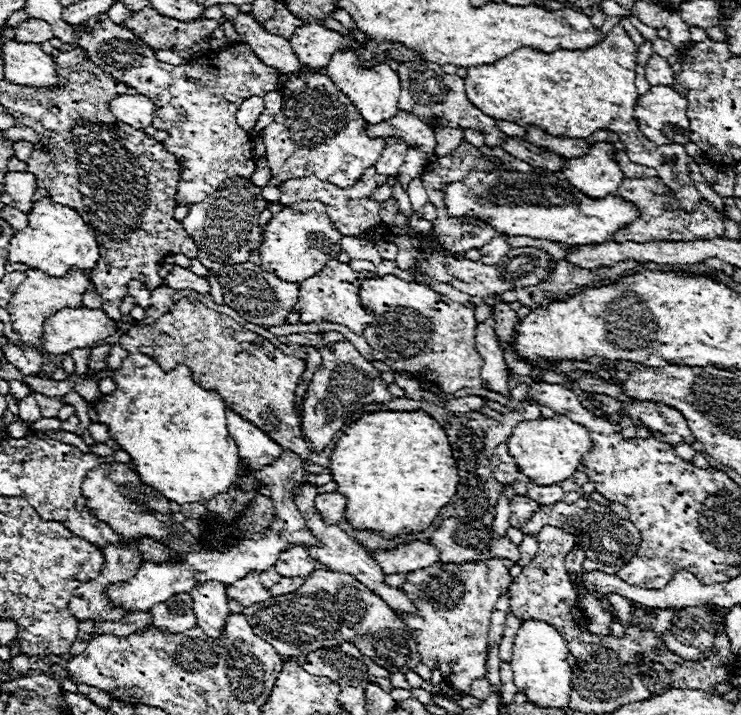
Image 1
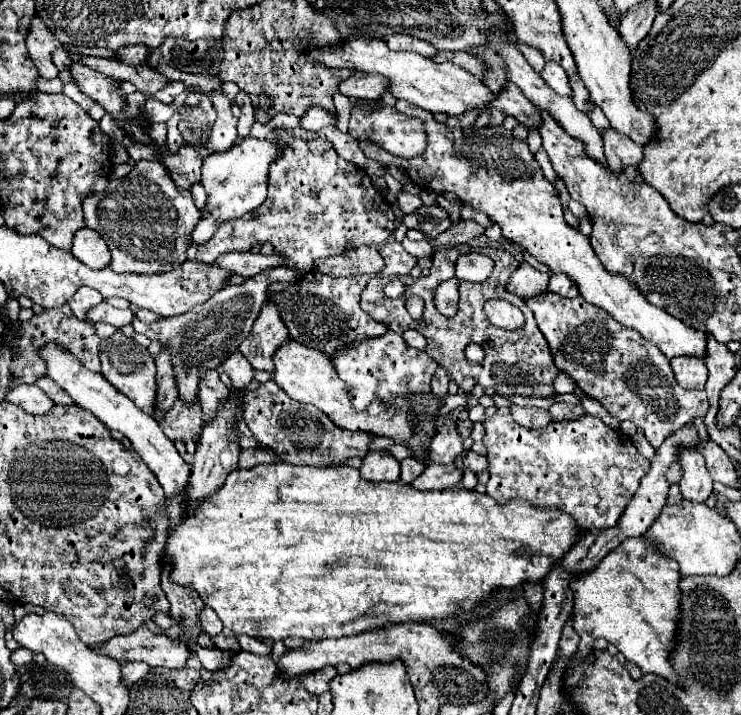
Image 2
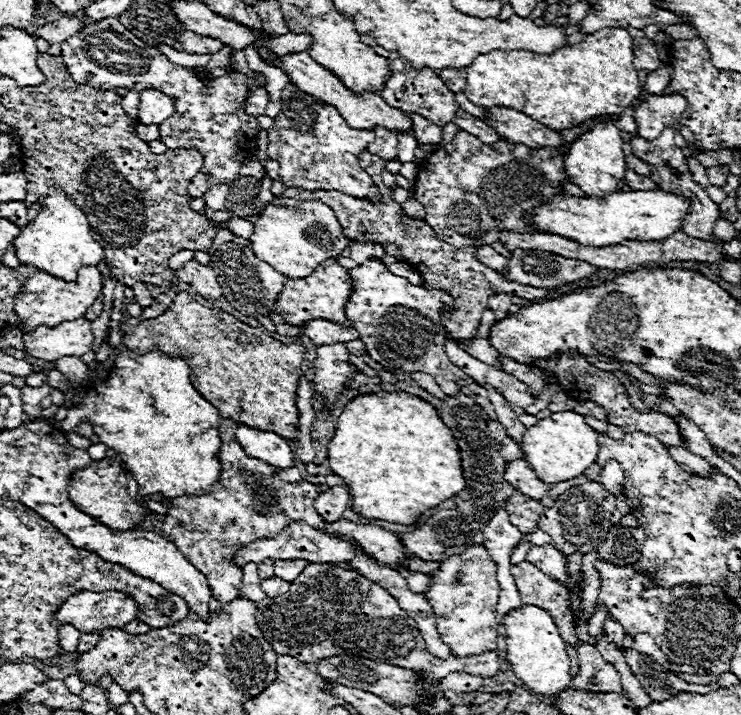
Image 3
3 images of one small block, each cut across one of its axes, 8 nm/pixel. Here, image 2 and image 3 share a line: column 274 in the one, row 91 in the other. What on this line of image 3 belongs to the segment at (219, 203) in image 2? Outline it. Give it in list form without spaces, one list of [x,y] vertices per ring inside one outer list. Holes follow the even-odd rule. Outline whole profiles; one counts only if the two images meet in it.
[[[160,90],[140,92],[140,108],[138,108],[140,124],[162,124],[172,114],[174,114],[174,104],[170,96],[162,94]]]

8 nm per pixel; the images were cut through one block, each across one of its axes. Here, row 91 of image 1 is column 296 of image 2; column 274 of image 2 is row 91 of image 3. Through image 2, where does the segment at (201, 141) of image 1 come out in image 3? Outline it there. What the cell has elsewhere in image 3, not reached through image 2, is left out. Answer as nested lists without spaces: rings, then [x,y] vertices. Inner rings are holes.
[[[104,18],[100,22],[94,22],[94,24],[86,26],[80,34],[64,40],[60,46],[62,46],[64,62],[68,64],[68,70],[78,84],[104,88],[104,90],[126,88],[126,90],[138,90],[138,92],[142,92],[146,88],[156,88],[156,90],[168,94],[174,100],[176,114],[172,114],[172,118],[166,119],[159,125],[159,140],[162,140],[168,148],[174,148],[174,150],[176,148],[196,148],[196,150],[200,150],[200,154],[204,158],[200,174],[196,174],[196,178],[192,178],[190,184],[188,184],[188,196],[202,198],[206,194],[206,190],[210,190],[214,184],[228,184],[228,182],[238,178],[238,170],[250,154],[248,136],[242,132],[240,118],[238,118],[238,112],[240,112],[240,108],[246,100],[246,94],[250,92],[248,86],[246,86],[246,82],[248,82],[246,74],[226,72],[224,76],[218,76],[218,78],[198,78],[188,68],[172,64],[156,48],[152,48],[146,42],[142,42],[140,38],[136,38],[126,26],[122,26],[118,22],[118,18]]]

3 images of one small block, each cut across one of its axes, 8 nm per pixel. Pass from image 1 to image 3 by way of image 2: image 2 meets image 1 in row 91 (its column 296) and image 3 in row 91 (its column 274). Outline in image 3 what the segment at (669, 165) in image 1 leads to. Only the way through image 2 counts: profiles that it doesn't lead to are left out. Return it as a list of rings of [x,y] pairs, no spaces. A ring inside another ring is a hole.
[[[602,28],[590,34],[584,42],[564,46],[552,54],[536,54],[530,50],[492,50],[490,54],[478,56],[466,70],[468,82],[464,86],[464,94],[472,104],[492,108],[514,108],[532,120],[552,128],[552,130],[568,130],[580,126],[584,120],[602,114],[620,114],[632,100],[640,96],[640,80],[634,68],[634,52],[632,38],[624,28]]]

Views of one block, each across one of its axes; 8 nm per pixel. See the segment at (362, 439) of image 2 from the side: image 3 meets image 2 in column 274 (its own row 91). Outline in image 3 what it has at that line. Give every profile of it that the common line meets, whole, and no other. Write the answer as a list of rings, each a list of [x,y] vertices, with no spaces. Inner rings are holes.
[[[392,54],[388,62],[390,62],[390,80],[382,90],[382,98],[390,106],[400,108],[404,112],[416,112],[428,118],[430,122],[436,122],[438,126],[444,126],[454,120],[456,110],[460,110],[460,104],[454,100],[454,92],[444,84],[444,80],[438,74],[434,74],[432,68],[426,66],[422,70],[416,70],[406,62],[406,58],[400,58],[400,54]]]

